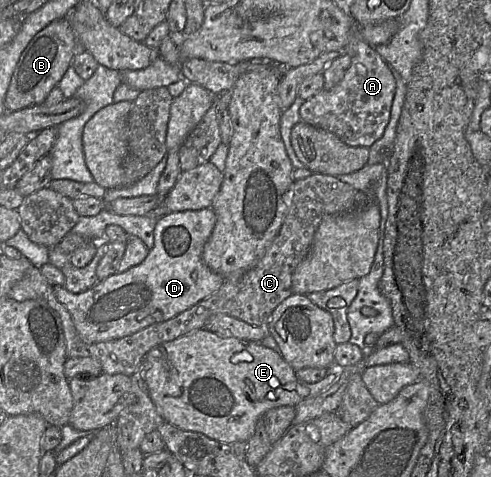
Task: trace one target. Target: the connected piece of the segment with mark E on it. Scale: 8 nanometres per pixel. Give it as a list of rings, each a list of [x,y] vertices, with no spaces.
[[[205,328],[155,346],[148,351],[142,362],[150,399],[167,423],[229,445],[249,441],[257,422],[270,409],[280,406],[296,407],[302,401],[328,389],[337,379],[338,369],[333,365],[327,369],[327,374],[321,381],[305,383],[297,378],[296,370],[277,350],[265,347],[261,342],[222,337]]]

